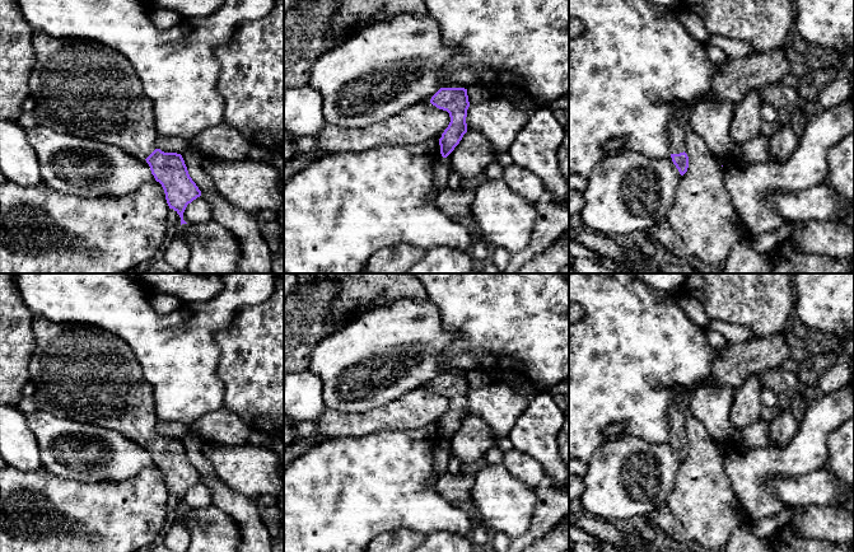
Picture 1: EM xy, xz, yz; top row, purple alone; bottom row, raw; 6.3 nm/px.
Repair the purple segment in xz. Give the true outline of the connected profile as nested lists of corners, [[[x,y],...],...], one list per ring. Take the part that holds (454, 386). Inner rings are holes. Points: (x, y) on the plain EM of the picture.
[[[440,373],[430,384],[439,394],[447,396],[451,402],[448,412],[439,424],[440,439],[447,443],[467,417],[467,394],[470,392],[467,374]]]

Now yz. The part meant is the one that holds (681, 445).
[[[784,332],[755,338],[747,343],[729,345],[722,354],[713,351],[713,365],[709,376],[695,388],[678,388],[668,410],[671,443],[680,459],[689,453],[685,438],[685,421],[691,413],[691,397],[701,385],[739,388],[751,375],[761,375],[766,370],[776,370],[788,365],[790,350]]]

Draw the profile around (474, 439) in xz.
[[[479,416],[466,417],[454,432],[444,443],[449,454],[462,464],[476,462],[496,445],[490,427]]]

